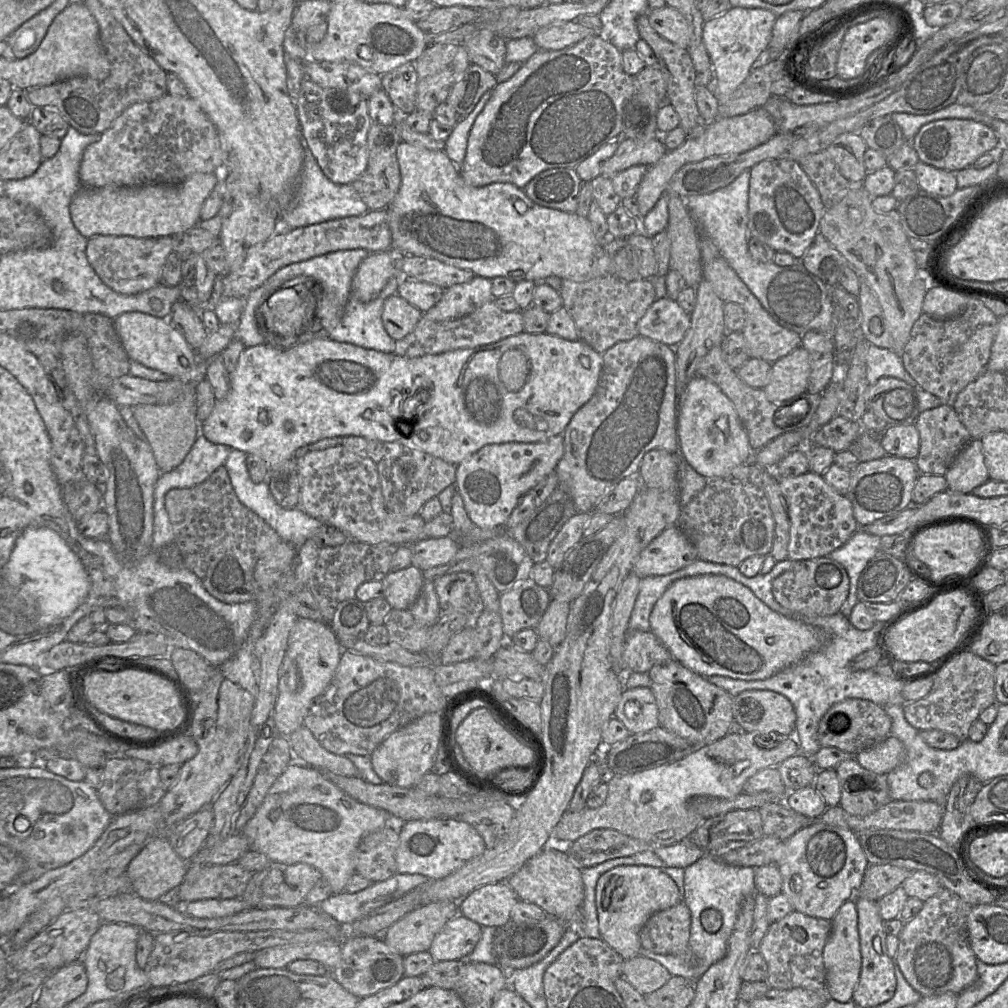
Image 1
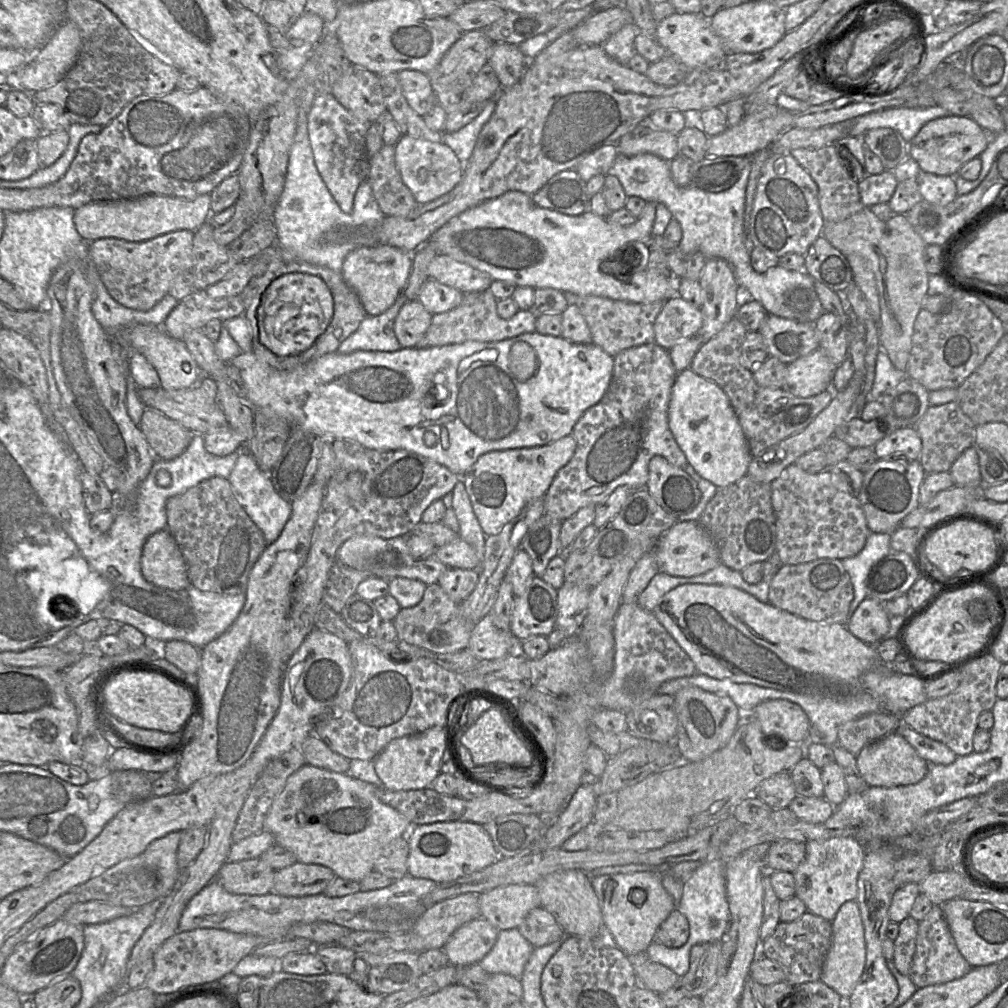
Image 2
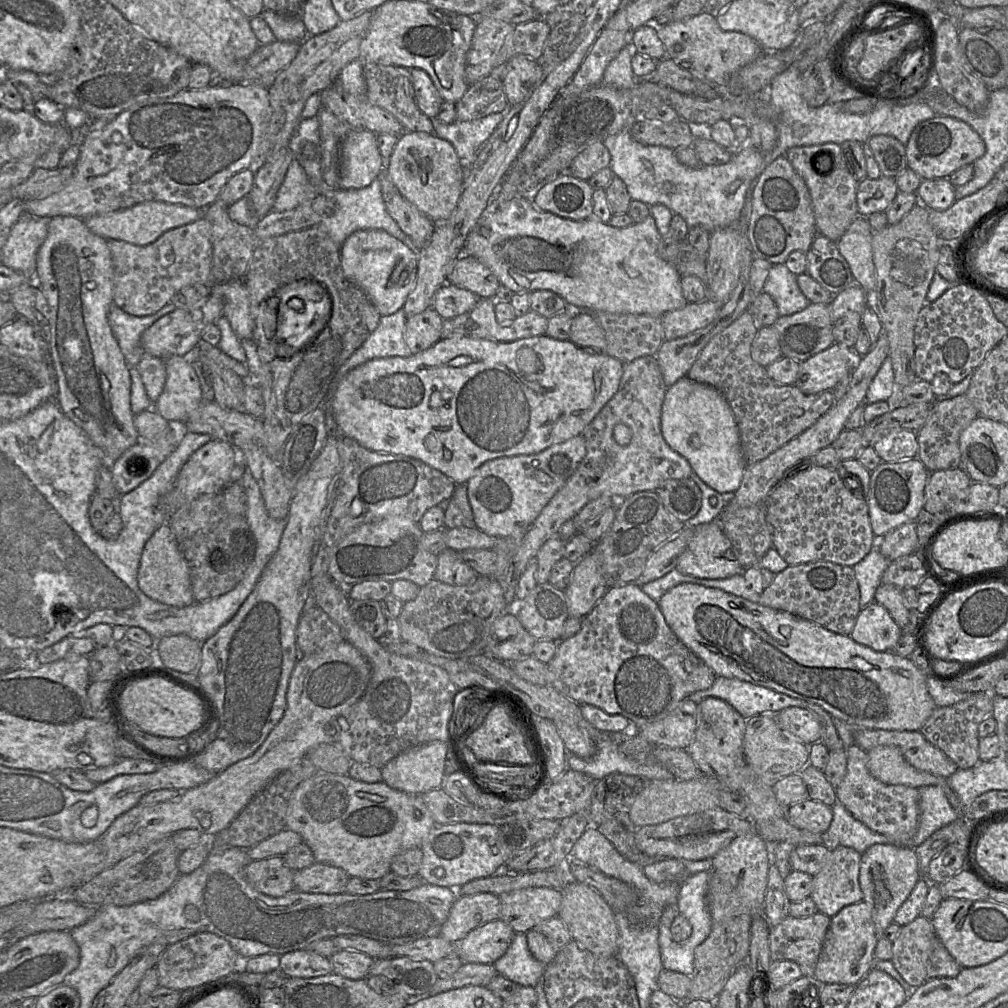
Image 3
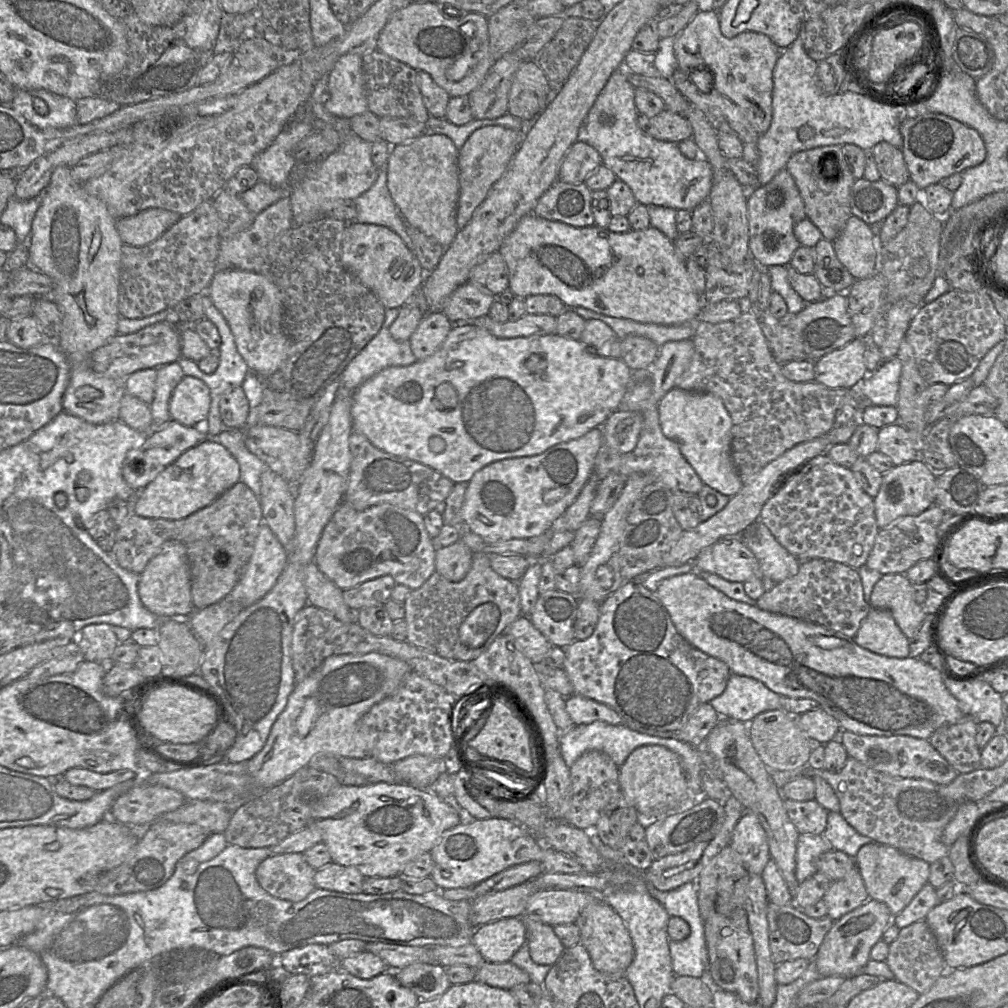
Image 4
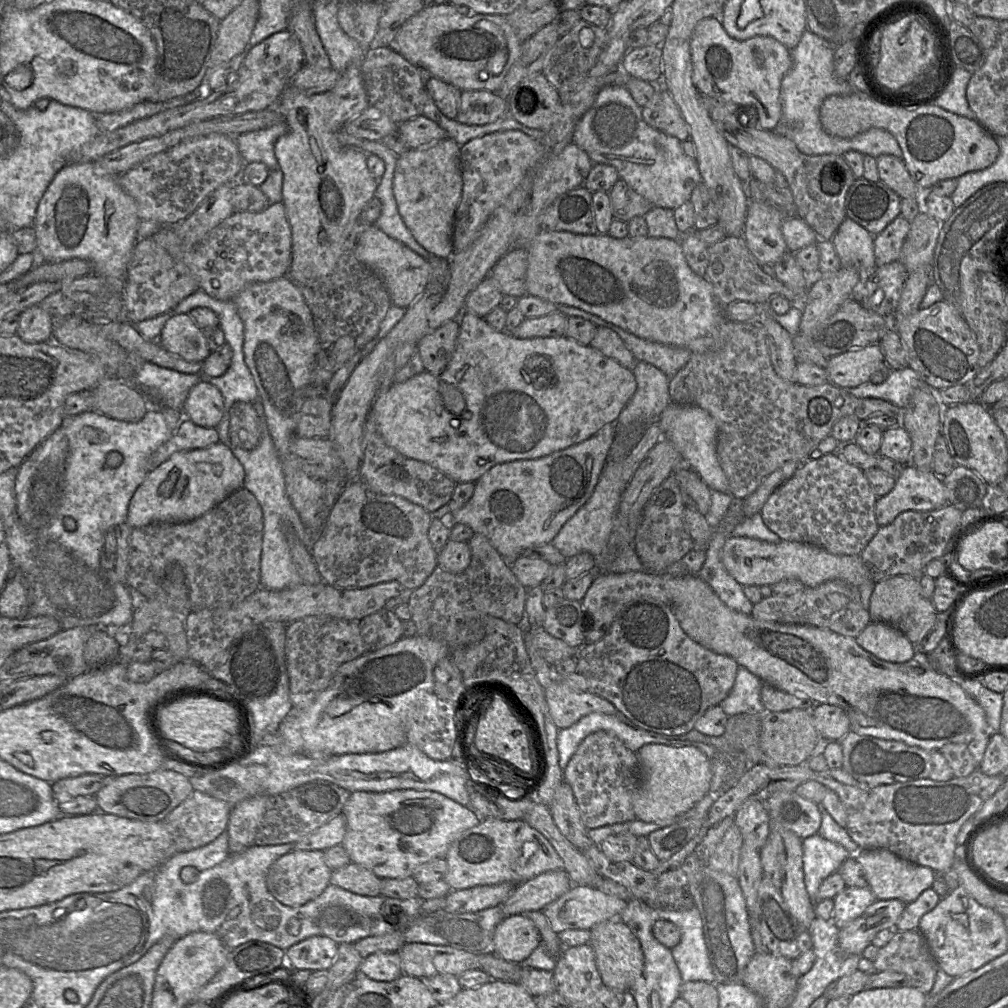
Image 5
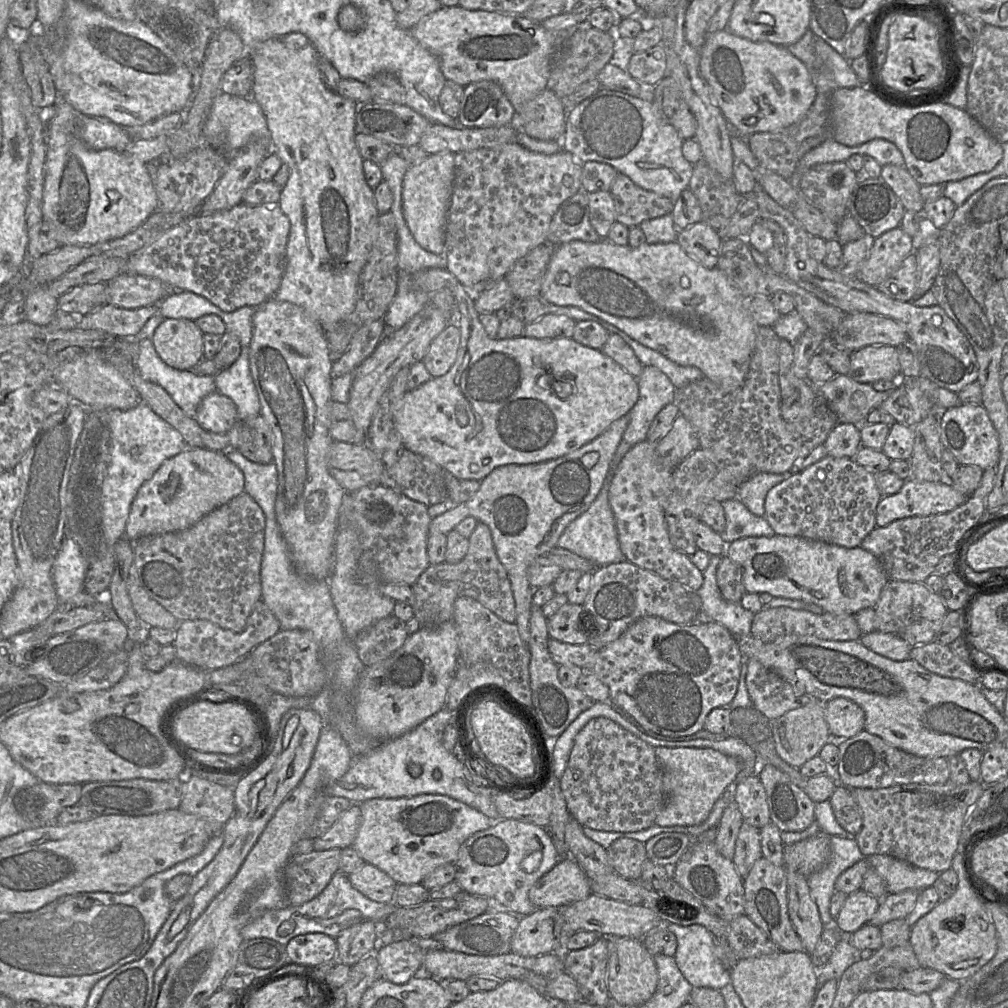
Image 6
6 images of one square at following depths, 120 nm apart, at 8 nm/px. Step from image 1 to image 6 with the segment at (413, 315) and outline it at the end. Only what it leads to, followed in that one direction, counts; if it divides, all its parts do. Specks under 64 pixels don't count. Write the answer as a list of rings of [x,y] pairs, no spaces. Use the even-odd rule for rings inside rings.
[[[450,322],[432,340],[421,361],[432,378],[445,375],[453,366],[459,350],[460,338],[461,334],[457,323]]]

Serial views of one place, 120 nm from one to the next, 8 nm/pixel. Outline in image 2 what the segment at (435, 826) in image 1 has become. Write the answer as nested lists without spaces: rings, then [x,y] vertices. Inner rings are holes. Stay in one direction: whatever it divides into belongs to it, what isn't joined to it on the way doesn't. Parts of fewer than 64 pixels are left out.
[[[447,821],[411,827],[406,838],[409,844],[408,874],[436,883],[448,882],[472,874],[494,864],[499,856],[483,825],[472,822]]]

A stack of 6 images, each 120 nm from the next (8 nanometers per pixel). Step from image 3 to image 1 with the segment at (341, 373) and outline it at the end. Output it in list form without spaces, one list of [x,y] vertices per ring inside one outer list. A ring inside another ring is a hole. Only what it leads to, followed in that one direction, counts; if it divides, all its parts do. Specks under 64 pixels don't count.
[[[394,275],[380,294],[368,303],[350,297],[347,301],[339,324],[329,338],[336,342],[349,343],[383,353],[392,353],[395,340],[386,332],[382,322],[385,300],[397,294],[402,275]]]

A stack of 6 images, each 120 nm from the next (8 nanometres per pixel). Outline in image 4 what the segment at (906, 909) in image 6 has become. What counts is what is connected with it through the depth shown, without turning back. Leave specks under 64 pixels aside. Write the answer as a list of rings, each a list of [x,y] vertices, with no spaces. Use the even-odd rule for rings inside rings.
[[[869,899],[860,907],[834,921],[814,960],[821,977],[852,977],[860,973],[870,960],[872,947],[882,939],[893,915],[886,904]]]

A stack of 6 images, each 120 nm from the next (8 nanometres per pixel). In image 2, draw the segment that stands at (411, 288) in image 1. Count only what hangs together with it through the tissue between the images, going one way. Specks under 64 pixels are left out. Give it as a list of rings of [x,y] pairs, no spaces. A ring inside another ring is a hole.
[[[428,279],[422,285],[417,301],[431,313],[439,314],[452,310],[461,305],[464,293],[461,291],[441,284],[440,282]]]

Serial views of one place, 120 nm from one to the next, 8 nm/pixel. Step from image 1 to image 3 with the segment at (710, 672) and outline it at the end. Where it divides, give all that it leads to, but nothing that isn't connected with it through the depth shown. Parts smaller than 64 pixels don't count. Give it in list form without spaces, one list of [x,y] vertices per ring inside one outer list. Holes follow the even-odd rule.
[[[683,583],[671,588],[662,595],[658,605],[666,623],[674,634],[688,649],[700,658],[717,677],[750,682],[783,693],[792,698],[804,700],[810,704],[816,704],[822,707],[832,718],[839,719],[856,728],[919,731],[937,707],[927,690],[926,684],[928,676],[926,676],[908,657],[901,657],[893,651],[876,651],[854,641],[850,635],[841,635],[832,632],[812,621],[802,619],[788,612],[775,610],[761,604],[750,602],[720,589],[693,583]]]

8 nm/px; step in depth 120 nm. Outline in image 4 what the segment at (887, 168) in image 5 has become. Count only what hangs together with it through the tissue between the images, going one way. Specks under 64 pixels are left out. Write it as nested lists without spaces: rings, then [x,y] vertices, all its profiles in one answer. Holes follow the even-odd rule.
[[[883,141],[873,147],[872,153],[882,180],[895,187],[910,180],[902,149]]]

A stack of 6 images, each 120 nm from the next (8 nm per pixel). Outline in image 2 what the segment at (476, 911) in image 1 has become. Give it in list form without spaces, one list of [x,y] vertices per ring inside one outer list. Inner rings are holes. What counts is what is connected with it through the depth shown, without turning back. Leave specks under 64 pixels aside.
[[[532,884],[500,886],[480,894],[481,917],[499,931],[518,928],[528,913],[537,907],[541,907],[540,894],[537,886]]]

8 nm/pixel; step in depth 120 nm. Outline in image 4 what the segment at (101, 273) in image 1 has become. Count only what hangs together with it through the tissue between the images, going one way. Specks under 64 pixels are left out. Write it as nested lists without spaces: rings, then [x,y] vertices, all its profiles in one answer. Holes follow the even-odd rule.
[[[214,198],[202,202],[193,212],[182,216],[154,242],[134,247],[123,244],[119,284],[118,311],[120,317],[142,319],[161,311],[173,309],[179,302],[194,295],[206,293],[216,274],[216,260],[219,250],[220,221],[214,207]]]

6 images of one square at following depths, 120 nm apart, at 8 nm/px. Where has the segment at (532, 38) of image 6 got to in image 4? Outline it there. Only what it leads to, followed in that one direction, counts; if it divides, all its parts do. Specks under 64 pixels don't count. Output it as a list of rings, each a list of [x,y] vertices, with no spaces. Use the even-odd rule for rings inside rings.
[[[414,2],[394,12],[377,40],[377,50],[417,71],[428,73],[452,97],[468,96],[496,62],[488,38],[488,17],[447,11],[437,2]]]

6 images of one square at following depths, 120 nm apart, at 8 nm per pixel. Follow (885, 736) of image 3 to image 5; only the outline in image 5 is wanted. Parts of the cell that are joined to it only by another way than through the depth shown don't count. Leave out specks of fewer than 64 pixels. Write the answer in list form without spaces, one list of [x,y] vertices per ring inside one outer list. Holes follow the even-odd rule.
[[[849,731],[840,741],[843,753],[841,768],[858,782],[870,787],[919,779],[947,781],[954,777],[945,757],[938,750],[925,750],[895,740],[884,740]]]

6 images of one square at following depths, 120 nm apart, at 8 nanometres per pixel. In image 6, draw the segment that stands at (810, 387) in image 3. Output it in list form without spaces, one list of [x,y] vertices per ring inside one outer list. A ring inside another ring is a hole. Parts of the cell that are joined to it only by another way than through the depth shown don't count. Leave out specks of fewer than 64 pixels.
[[[869,345],[852,352],[847,375],[857,382],[869,384],[881,379],[898,380],[901,366],[897,347]]]

